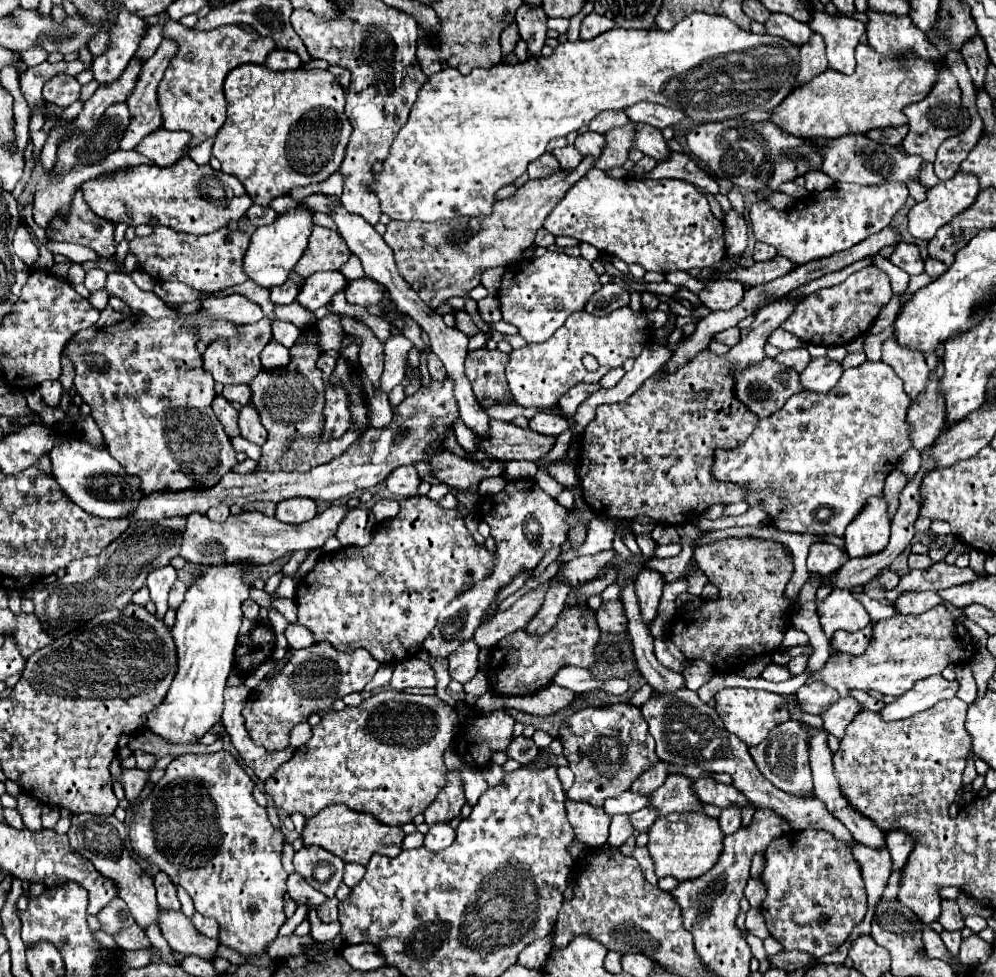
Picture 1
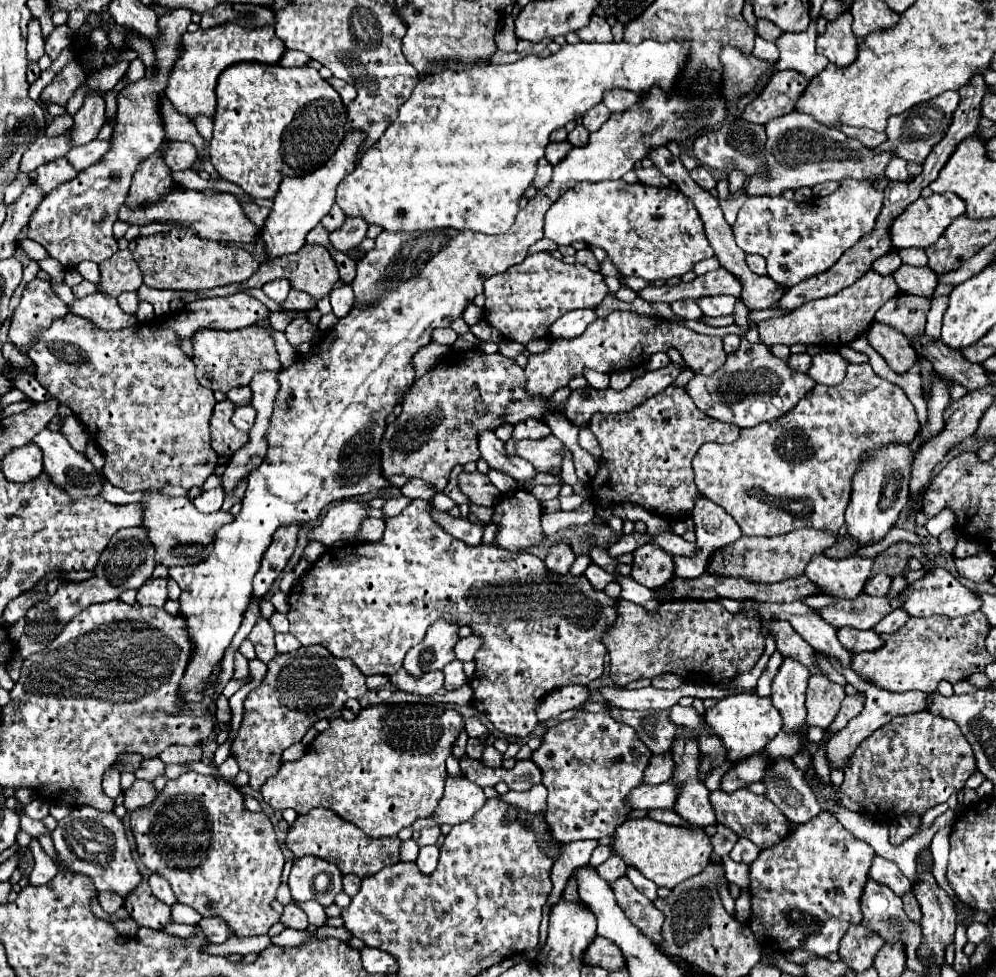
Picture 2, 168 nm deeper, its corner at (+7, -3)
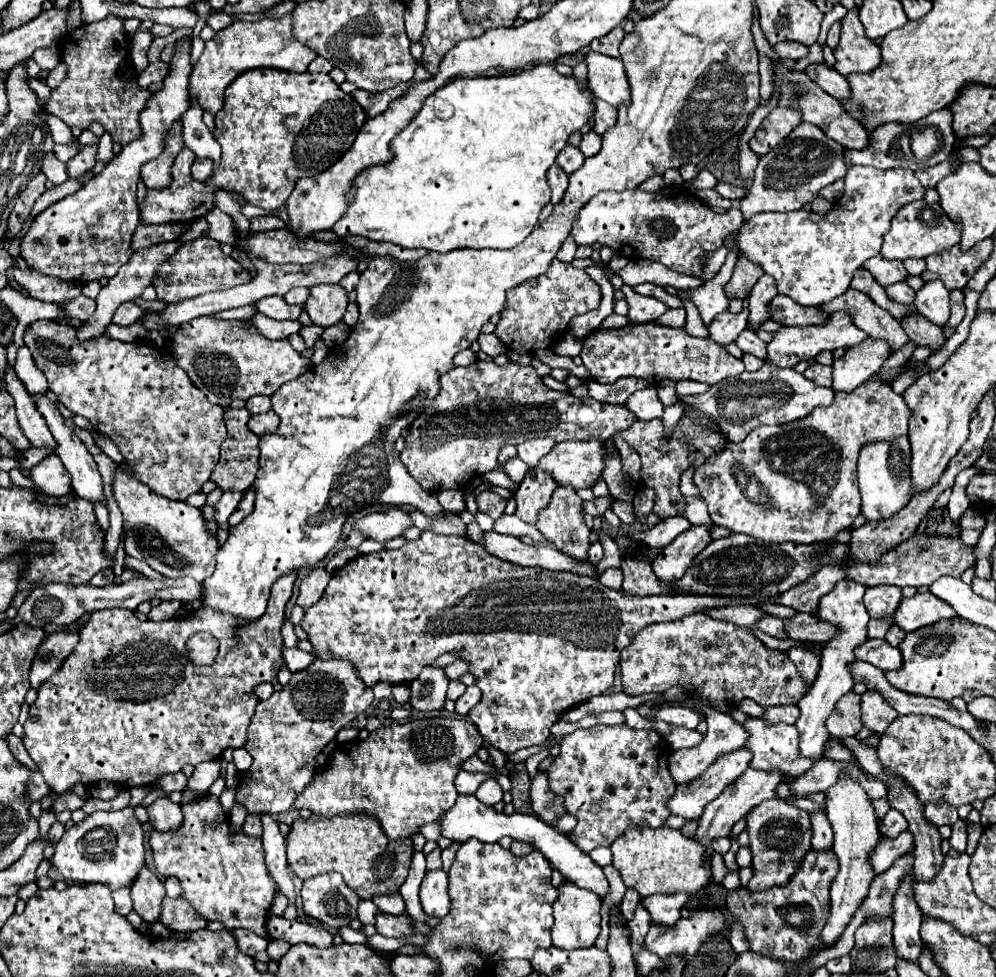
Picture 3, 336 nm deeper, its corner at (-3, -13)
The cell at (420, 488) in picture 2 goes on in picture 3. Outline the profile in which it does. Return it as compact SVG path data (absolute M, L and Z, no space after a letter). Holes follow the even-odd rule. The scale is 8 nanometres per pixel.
M452 489L440 491L438 493L438 501L444 507L444 511L448 511L448 513L460 513L460 511L466 509L464 493L460 489L456 489L456 491L452 491Z

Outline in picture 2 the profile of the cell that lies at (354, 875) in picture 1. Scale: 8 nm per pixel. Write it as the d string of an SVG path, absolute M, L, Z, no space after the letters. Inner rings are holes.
M346 875L346 877L344 877L344 891L346 891L350 897L354 897L354 895L358 893L360 885L362 885L362 879L360 879L360 877L356 877L356 875Z

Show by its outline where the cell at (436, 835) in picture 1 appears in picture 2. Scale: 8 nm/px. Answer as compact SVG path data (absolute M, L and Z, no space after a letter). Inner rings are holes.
M430 845L430 847L422 847L420 849L420 855L416 859L416 867L424 873L424 875L430 875L438 865L438 847L436 845Z

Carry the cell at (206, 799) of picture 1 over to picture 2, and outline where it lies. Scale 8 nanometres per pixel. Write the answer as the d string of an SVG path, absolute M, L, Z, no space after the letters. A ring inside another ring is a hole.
M184 773L176 781L168 781L164 791L148 807L130 813L130 827L138 845L142 863L170 881L178 903L196 909L202 917L222 917L238 937L266 935L278 921L278 913L270 903L276 899L280 885L284 855L276 843L270 819L264 813L252 813L244 807L242 793L232 785L200 773Z

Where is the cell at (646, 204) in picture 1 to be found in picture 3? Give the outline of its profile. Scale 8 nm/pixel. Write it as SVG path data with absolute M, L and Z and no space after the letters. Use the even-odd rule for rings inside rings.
M662 189L646 193L632 191L602 191L594 195L572 223L572 239L576 245L602 245L628 259L650 259L666 265L672 271L700 277L704 273L704 255L724 245L726 237L744 223L742 211L730 207L726 213L712 211L694 193Z

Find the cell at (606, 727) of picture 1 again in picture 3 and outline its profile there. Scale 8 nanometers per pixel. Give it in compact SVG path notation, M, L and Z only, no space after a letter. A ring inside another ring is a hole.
M594 725L588 729L576 729L574 733L566 735L560 743L560 755L552 761L546 775L550 781L550 791L564 799L566 813L578 819L576 827L568 835L572 843L576 843L584 853L590 853L596 847L610 847L614 839L624 835L626 827L630 825L648 825L648 827L662 827L668 811L664 811L664 799L672 795L676 783L668 775L668 755L660 747L664 745L664 737L656 731L638 731L632 727L604 727Z

